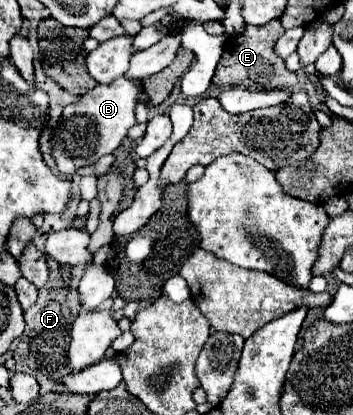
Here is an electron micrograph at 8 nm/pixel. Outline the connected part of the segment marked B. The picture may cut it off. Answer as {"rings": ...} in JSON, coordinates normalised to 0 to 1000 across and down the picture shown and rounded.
{"rings":[[[334,186],[306,205],[272,205],[261,219],[221,234],[215,248],[181,258],[181,335],[153,330],[142,340],[147,378],[181,427],[210,422],[227,402],[266,398],[283,378],[323,369],[346,349],[363,311],[385,301],[380,258],[391,248],[397,219],[402,200]]]}

